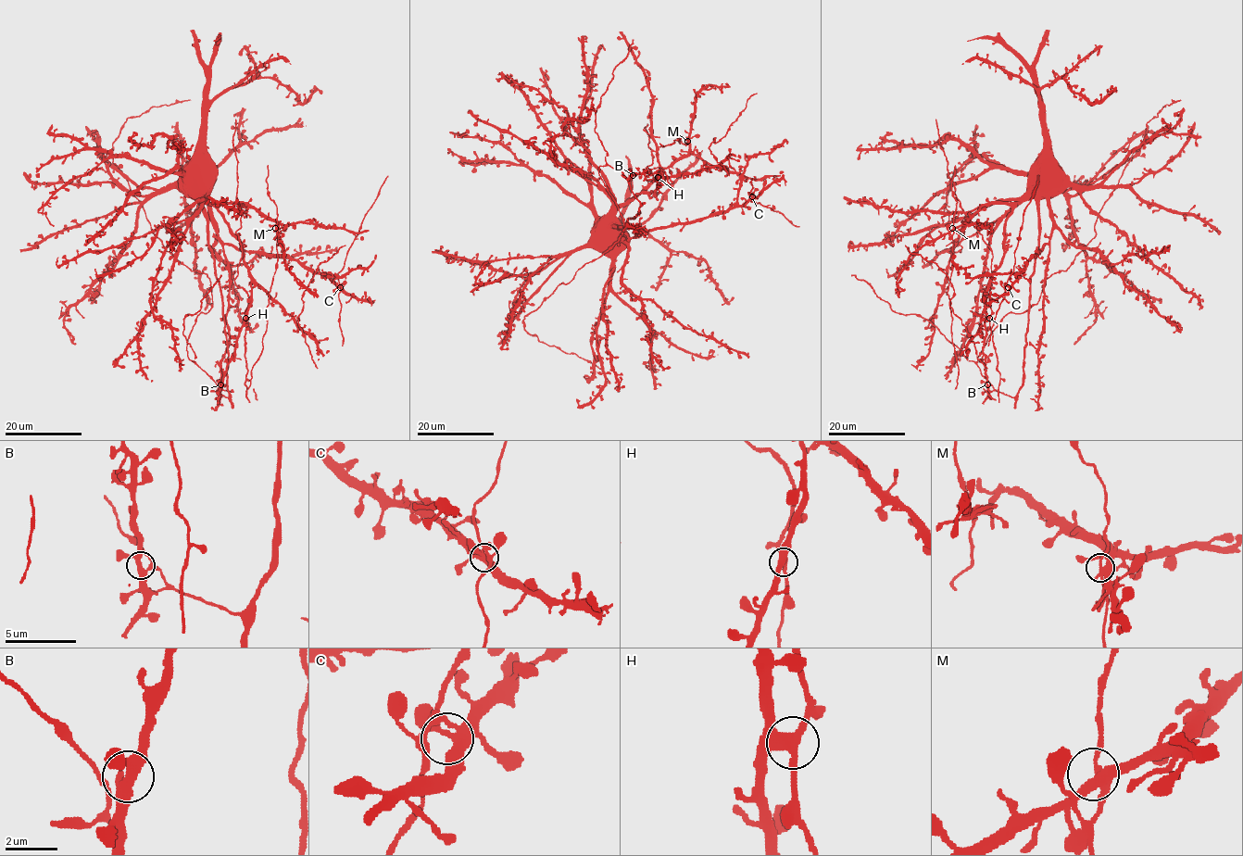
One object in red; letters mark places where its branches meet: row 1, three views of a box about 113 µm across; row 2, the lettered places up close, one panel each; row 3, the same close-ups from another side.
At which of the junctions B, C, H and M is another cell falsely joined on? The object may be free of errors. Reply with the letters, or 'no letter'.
H

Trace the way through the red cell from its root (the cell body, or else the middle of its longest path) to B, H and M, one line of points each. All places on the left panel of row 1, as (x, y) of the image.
B: (192, 191), (189, 193), (194, 198), (210, 203), (239, 242), (250, 277), (250, 307), (220, 384)
H: (192, 191), (189, 193), (194, 198), (217, 209), (239, 242), (250, 277), (251, 301), (245, 317)
M: (192, 191), (189, 193), (194, 198), (207, 202), (246, 202), (269, 218), (277, 225), (275, 228)

